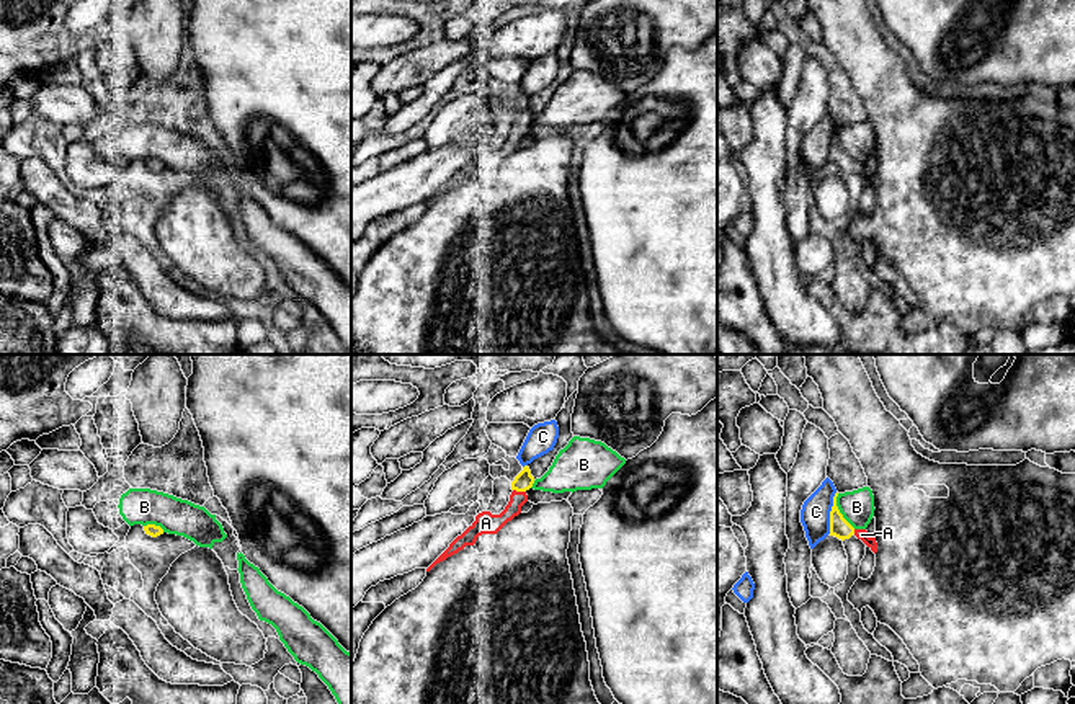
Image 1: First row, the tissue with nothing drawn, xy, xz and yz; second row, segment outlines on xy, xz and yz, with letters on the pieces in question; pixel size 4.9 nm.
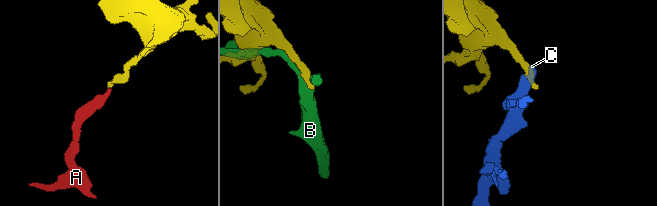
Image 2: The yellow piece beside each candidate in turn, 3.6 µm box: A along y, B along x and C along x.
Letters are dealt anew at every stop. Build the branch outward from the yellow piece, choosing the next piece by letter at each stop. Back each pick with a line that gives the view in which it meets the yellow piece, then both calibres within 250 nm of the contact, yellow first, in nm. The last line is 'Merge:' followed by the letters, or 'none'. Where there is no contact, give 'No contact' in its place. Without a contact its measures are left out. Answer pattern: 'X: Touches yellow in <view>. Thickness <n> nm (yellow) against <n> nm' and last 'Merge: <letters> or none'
A: Touches yellow in xz. Thickness 90 nm (yellow) against 110 nm
Merge: A

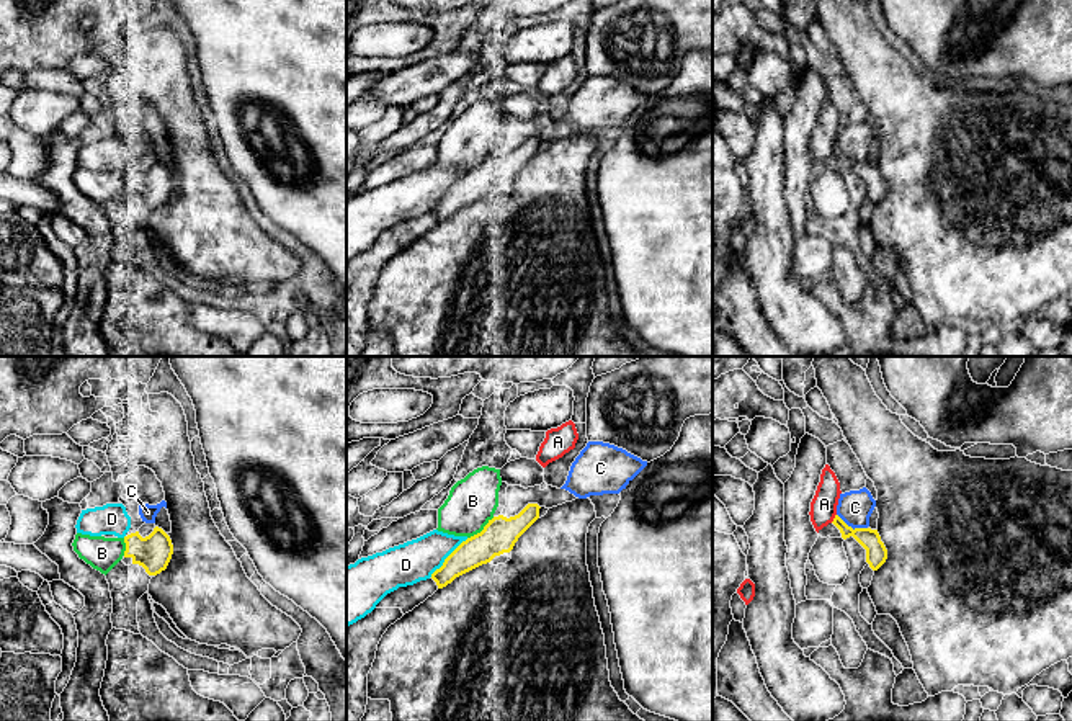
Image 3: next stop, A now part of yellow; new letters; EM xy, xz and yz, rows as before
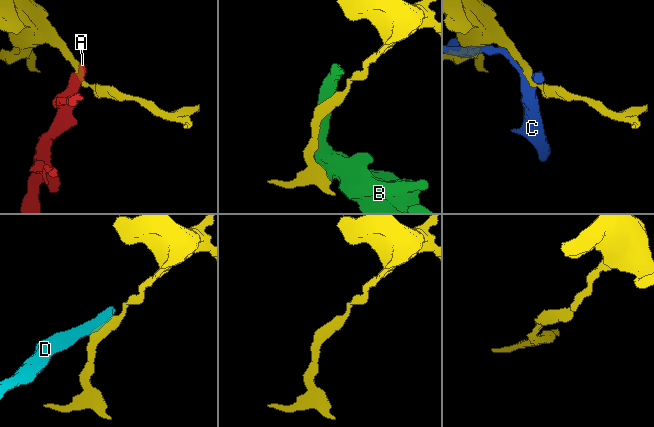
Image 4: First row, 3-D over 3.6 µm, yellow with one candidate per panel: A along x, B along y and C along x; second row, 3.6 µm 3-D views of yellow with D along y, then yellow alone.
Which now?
Merge: none

